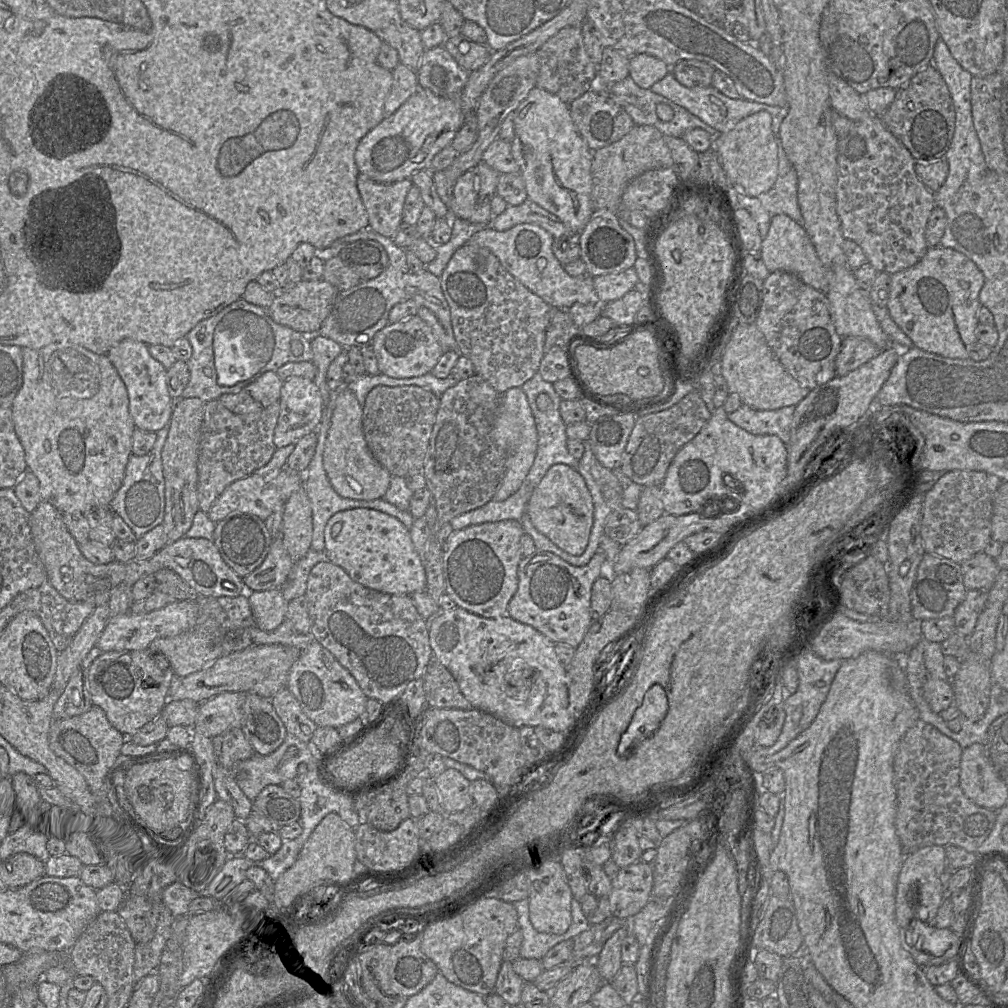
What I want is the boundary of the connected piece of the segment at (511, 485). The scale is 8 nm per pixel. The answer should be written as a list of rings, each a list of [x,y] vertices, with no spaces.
[[[512,387],[500,394],[494,425],[490,431],[492,440],[506,452],[506,470],[501,485],[491,500],[503,501],[522,485],[533,465],[537,450],[537,429],[527,396],[521,387]]]

